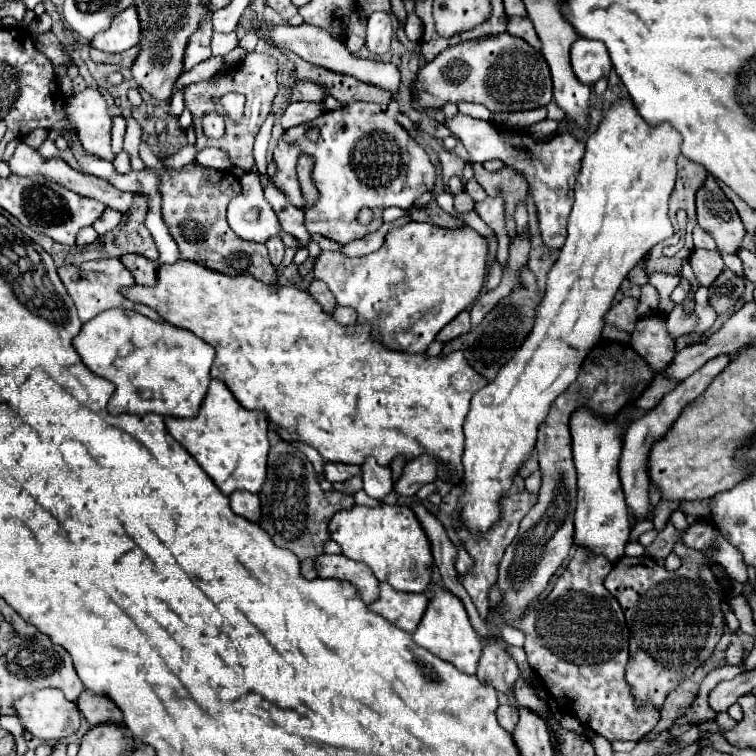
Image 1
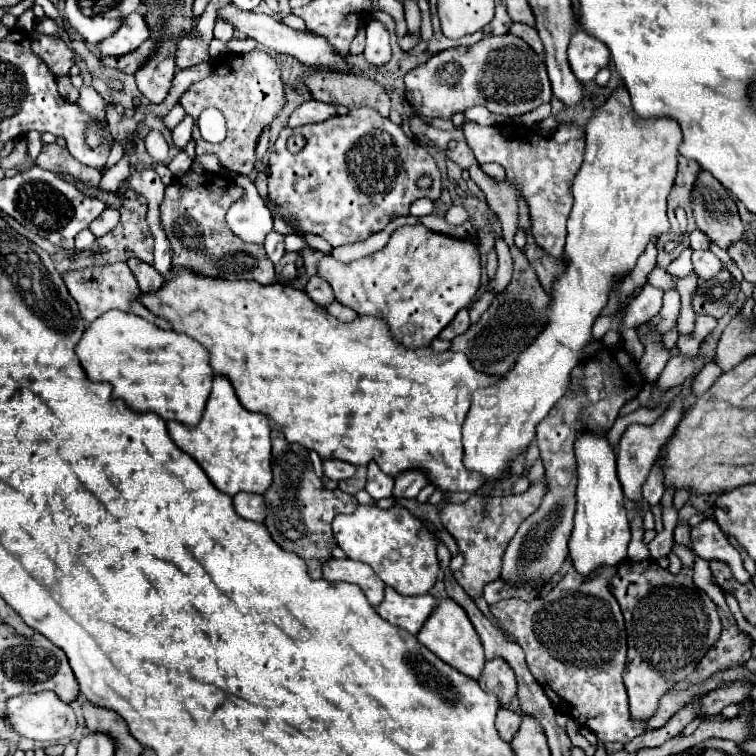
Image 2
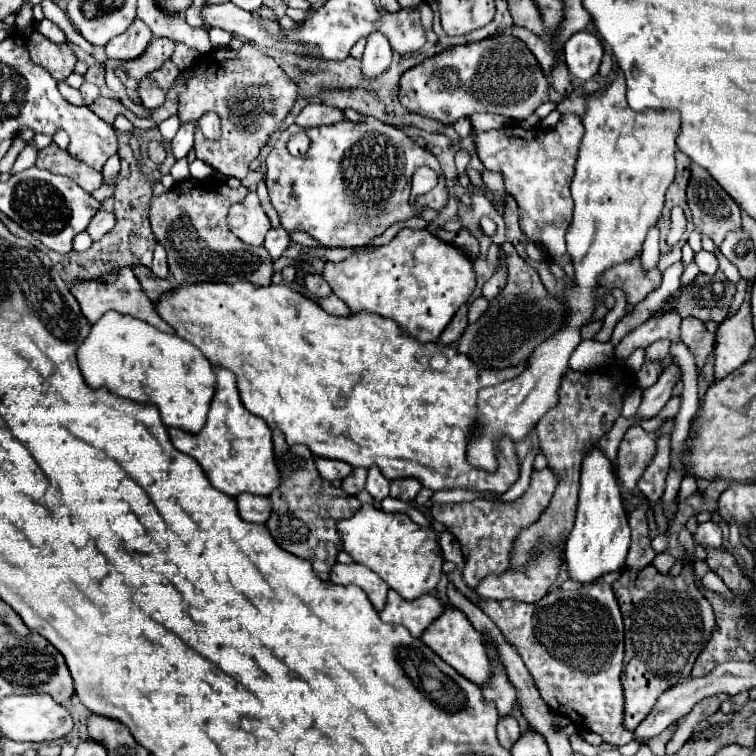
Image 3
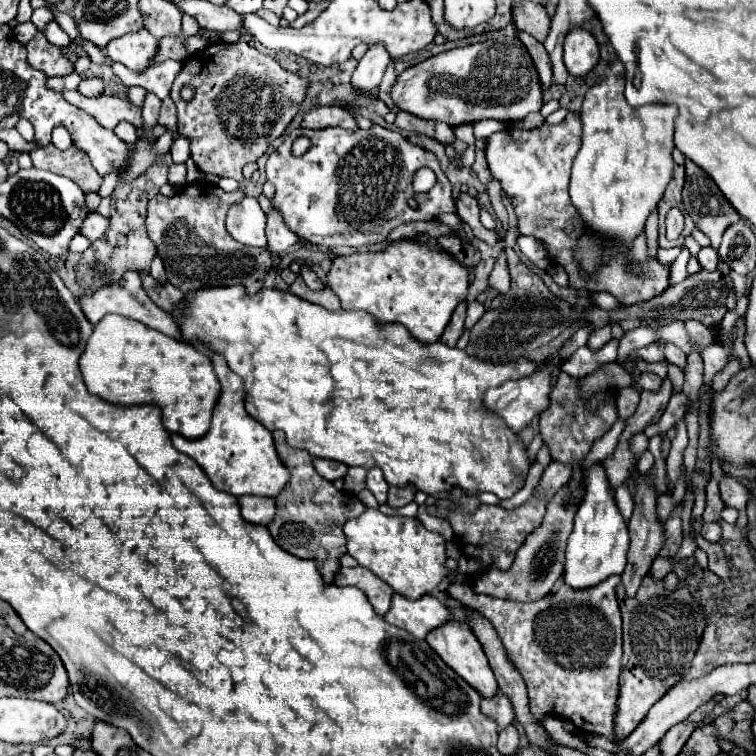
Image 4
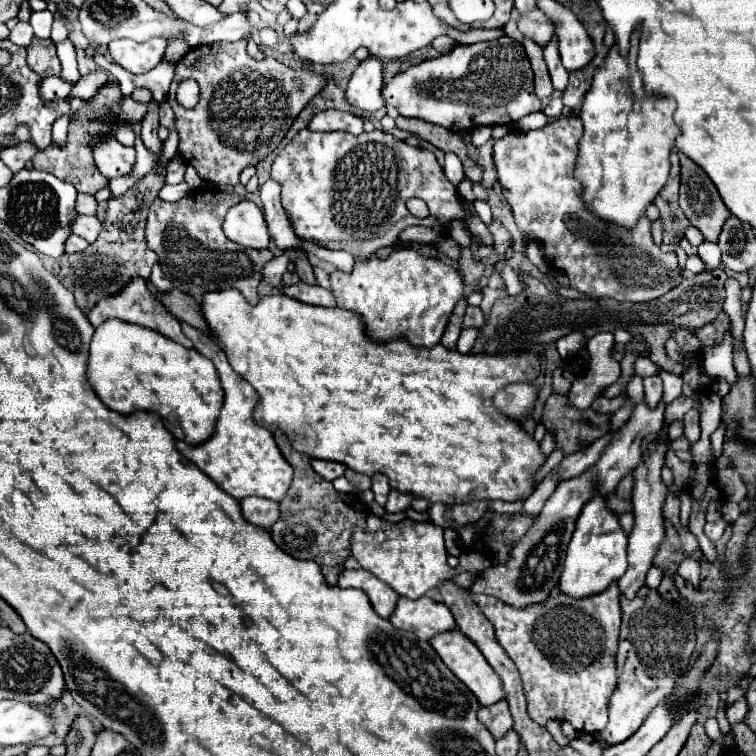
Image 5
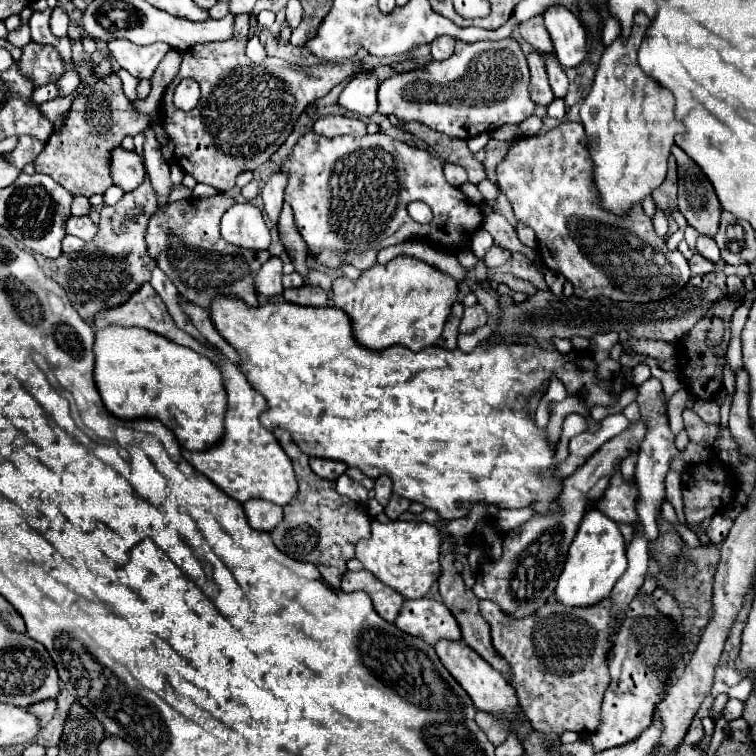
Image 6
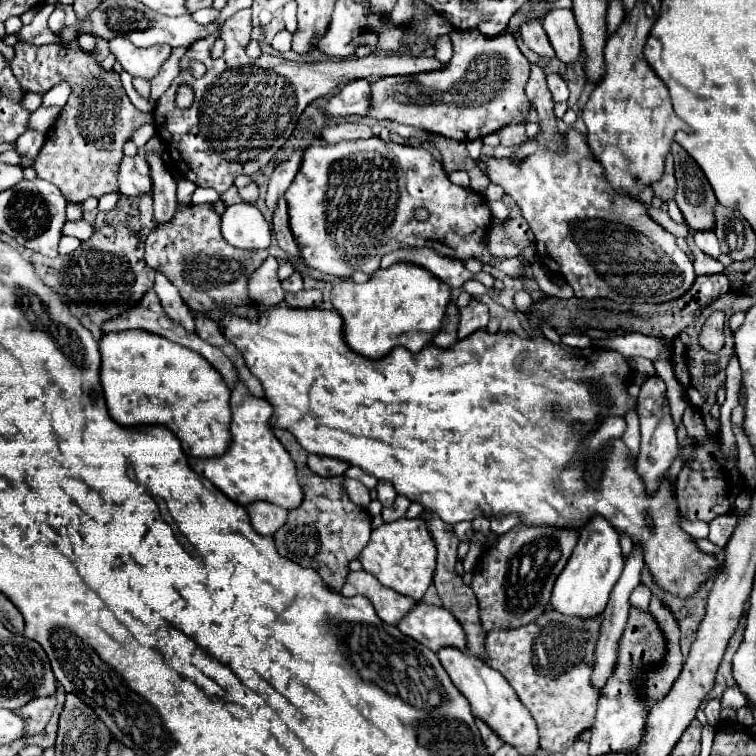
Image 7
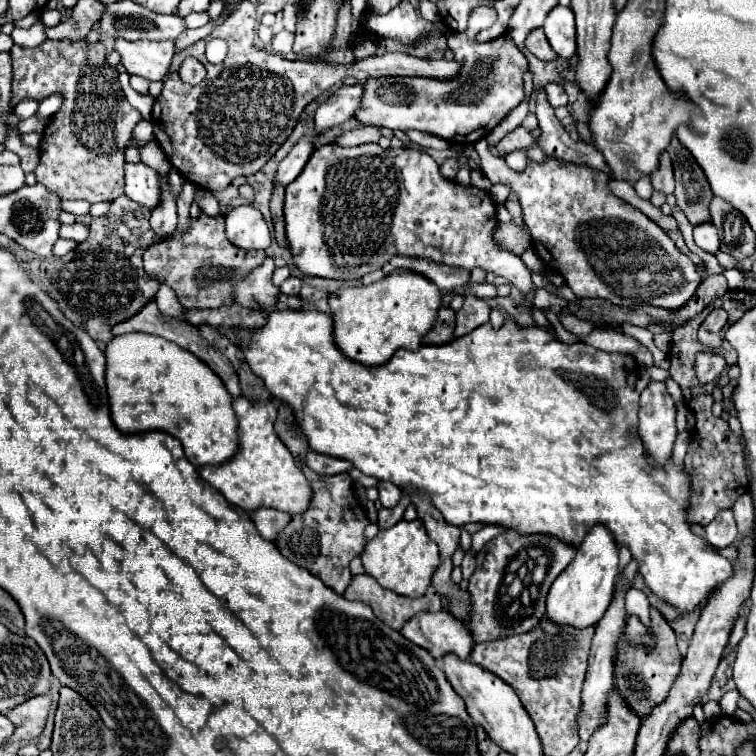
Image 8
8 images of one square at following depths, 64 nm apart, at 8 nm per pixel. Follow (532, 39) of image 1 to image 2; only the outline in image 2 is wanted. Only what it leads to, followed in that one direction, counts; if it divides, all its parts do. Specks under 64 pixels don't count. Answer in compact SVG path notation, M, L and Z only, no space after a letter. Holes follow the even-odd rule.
M514 22L512 26L510 26L510 34L514 34L514 36L520 36L534 52L538 52L538 54L544 54L544 48L542 48L542 42L540 42L540 36L538 36L538 32L536 32L536 28L532 28L532 26L528 26L528 24L520 24L520 22Z

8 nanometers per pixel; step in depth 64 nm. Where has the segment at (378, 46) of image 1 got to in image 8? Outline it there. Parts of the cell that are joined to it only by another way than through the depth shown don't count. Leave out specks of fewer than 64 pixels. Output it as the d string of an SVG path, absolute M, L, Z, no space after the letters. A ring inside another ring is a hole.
M354 84L348 88L340 88L336 94L332 94L320 108L316 110L316 132L322 132L332 126L340 126L344 120L352 118L356 114L356 108L360 108L360 100L364 92L364 84Z

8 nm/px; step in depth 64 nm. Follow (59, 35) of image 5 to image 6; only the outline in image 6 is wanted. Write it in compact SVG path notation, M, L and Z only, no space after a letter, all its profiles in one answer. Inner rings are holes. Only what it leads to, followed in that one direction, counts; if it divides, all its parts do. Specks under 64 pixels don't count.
M54 8L52 10L52 18L50 18L50 28L52 28L52 34L62 38L66 36L66 30L68 30L68 14L62 10L62 8Z

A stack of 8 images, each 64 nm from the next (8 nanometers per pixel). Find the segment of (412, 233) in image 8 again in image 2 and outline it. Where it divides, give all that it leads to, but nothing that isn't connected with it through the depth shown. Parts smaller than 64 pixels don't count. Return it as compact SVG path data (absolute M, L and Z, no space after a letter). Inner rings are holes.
M362 106L352 108L348 114L336 114L320 124L304 124L300 128L284 128L272 146L270 152L270 176L268 176L268 194L270 198L284 208L290 216L296 218L296 226L306 234L318 234L328 240L334 248L358 240L366 240L370 234L380 232L388 222L390 214L396 212L400 216L408 214L408 208L418 198L440 198L440 172L434 158L426 148L414 144L400 126L396 126L390 118L380 116L374 108ZM292 134L302 134L306 138L306 146L292 154L286 148L286 140ZM422 176L432 178L430 188L418 188L418 180Z

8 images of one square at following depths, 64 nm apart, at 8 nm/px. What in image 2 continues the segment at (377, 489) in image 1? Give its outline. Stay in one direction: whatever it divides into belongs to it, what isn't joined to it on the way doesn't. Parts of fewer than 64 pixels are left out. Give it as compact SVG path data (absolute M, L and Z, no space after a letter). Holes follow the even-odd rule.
M372 462L368 464L368 480L366 480L366 492L374 498L390 498L392 496L392 486L394 486L394 478L386 476L384 472L380 472L380 468Z

